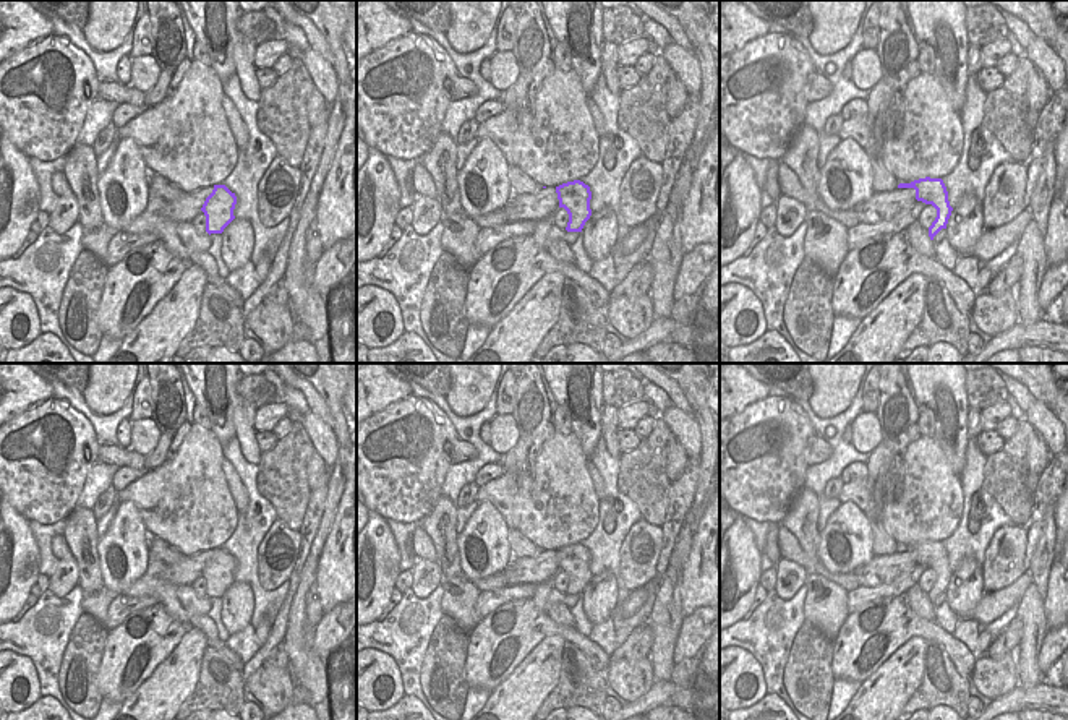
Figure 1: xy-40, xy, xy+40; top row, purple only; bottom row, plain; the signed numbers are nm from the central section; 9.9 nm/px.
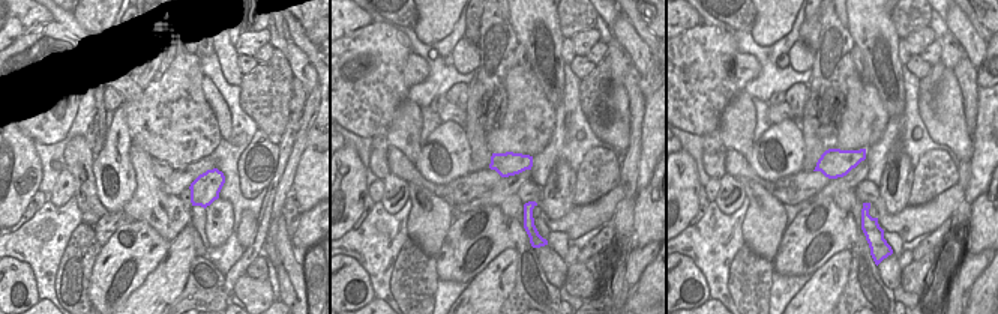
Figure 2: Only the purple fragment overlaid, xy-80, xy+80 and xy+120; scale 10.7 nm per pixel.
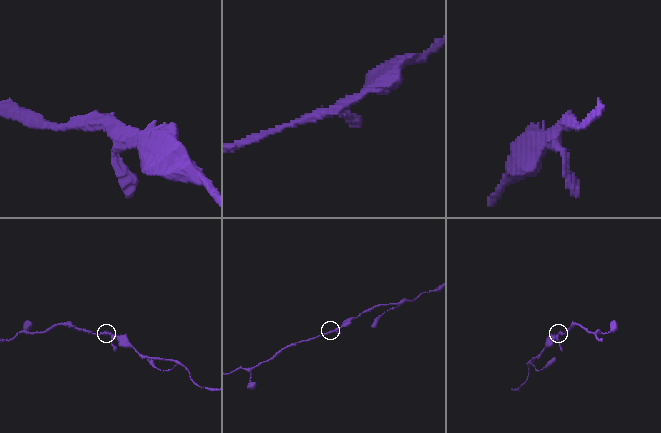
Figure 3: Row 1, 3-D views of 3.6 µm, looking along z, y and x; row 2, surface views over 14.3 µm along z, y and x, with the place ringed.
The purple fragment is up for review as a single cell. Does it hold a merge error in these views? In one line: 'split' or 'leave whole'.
leave whole

